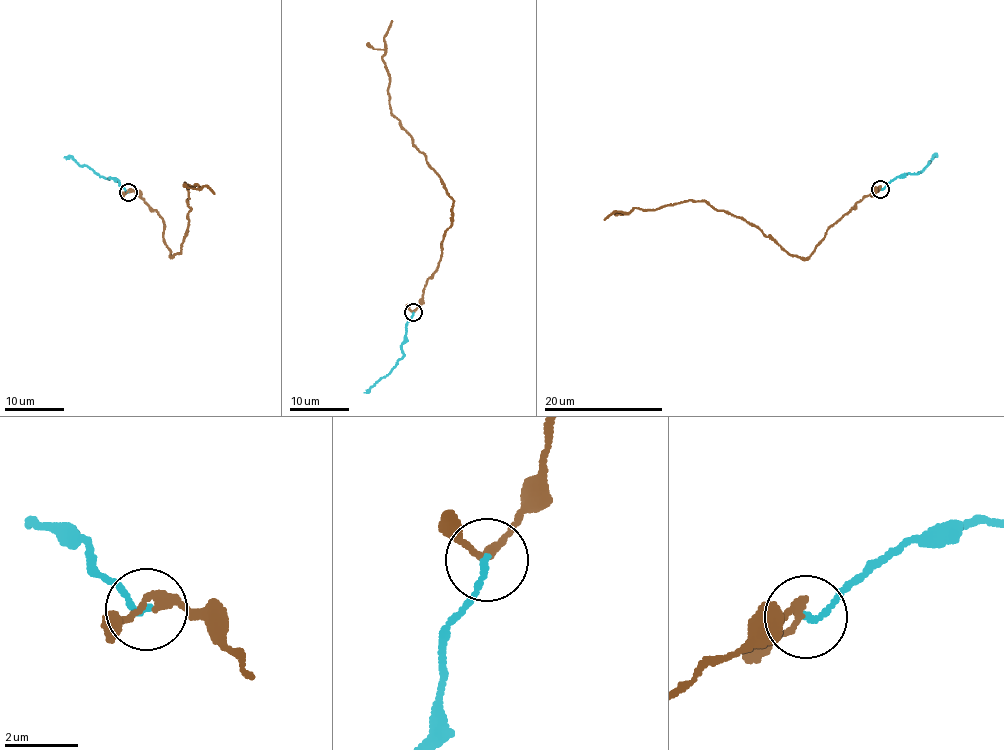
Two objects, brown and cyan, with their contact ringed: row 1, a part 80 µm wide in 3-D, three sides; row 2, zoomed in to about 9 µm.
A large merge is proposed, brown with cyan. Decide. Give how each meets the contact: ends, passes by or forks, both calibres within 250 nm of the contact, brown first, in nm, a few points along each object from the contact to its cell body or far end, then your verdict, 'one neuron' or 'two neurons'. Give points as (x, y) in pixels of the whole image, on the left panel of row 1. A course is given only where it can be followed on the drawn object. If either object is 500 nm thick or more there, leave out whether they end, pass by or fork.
brown passes by; cyan ends there; 200 nm thick on the brown side, 190 nm on the other; brown runs (128, 191), (160, 215), (172, 257), (182, 251), (189, 223), (184, 183), (215, 194); cyan runs (128, 191), (120, 187), (118, 180), (107, 179), (70, 157), (64, 157); one neuron

